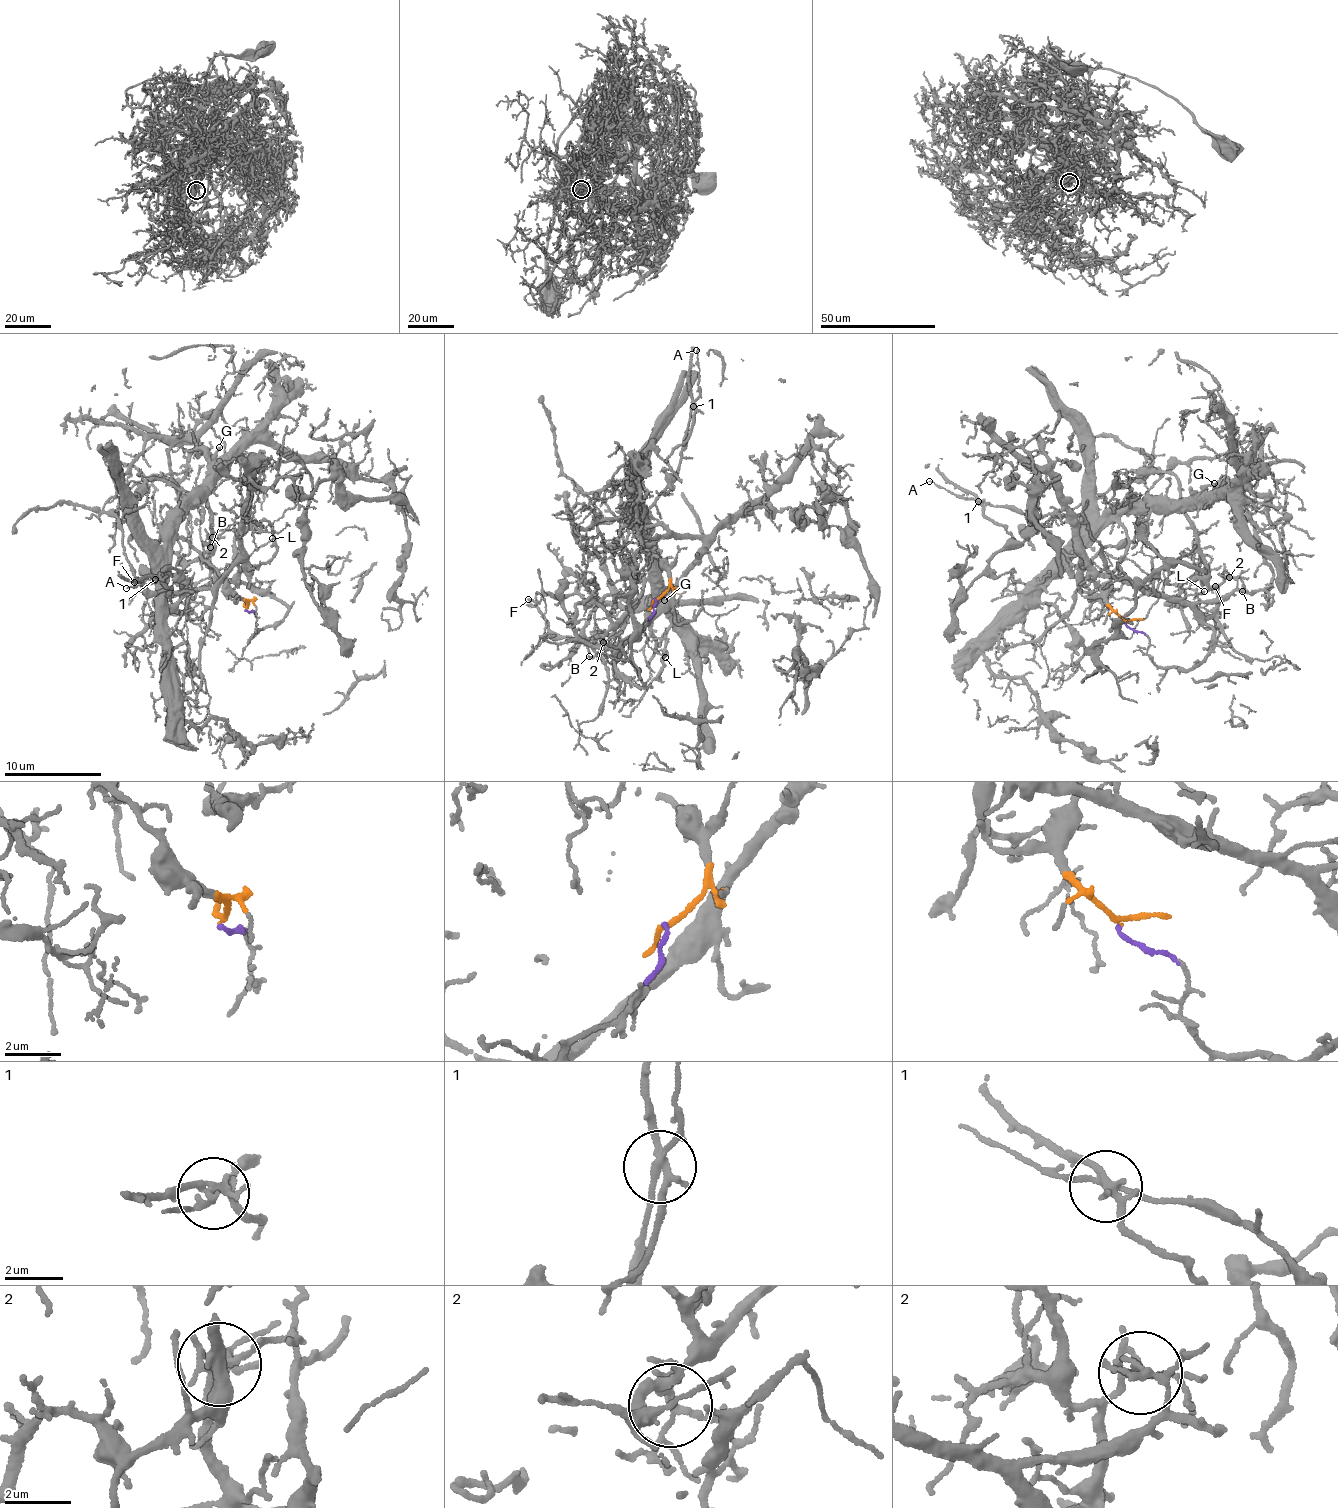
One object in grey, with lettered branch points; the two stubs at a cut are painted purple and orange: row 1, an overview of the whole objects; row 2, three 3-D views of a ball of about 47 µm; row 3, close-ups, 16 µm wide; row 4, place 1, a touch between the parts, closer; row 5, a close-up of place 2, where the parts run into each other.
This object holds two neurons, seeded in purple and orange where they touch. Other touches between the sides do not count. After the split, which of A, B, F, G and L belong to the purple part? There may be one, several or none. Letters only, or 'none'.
L

